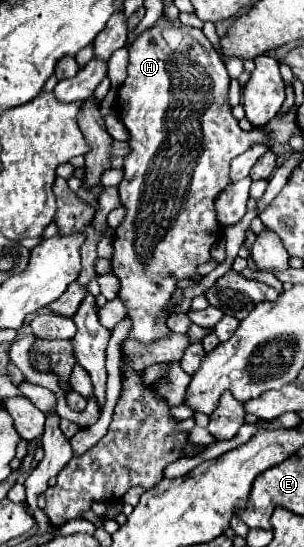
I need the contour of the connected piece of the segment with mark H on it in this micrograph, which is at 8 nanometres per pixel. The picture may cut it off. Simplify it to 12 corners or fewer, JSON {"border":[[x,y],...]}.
{"border":[[161,16],[119,88],[113,274],[129,338],[169,336],[221,238],[243,132],[203,30]]}

